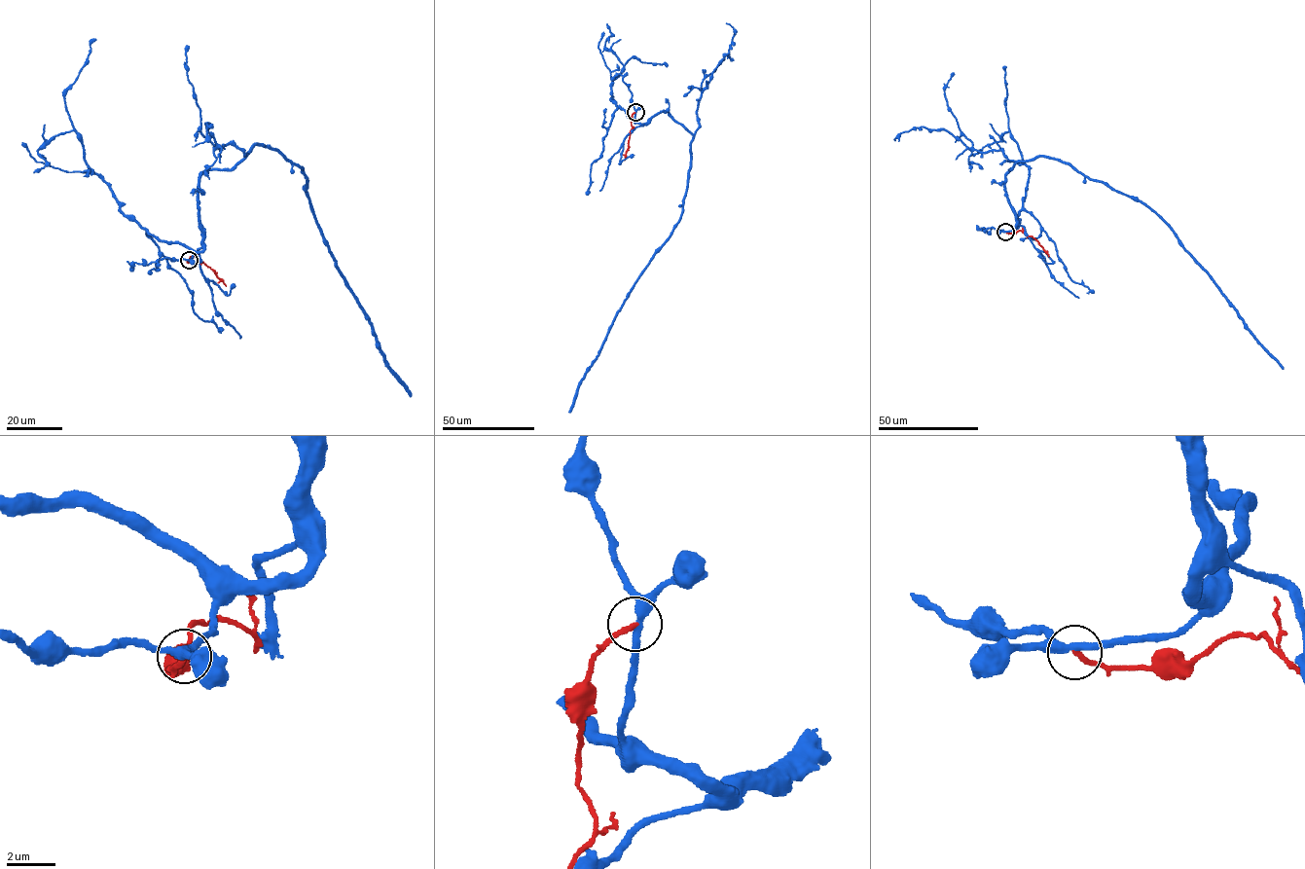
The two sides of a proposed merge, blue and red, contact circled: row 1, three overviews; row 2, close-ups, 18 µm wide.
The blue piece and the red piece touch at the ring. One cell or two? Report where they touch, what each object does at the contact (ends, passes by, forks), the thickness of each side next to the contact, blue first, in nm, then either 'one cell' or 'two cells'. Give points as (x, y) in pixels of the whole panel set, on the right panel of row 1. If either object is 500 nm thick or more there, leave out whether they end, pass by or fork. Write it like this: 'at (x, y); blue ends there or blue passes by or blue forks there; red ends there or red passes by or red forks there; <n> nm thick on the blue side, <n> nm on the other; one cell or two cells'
at (1005, 232); blue forks there; red ends there; 280 nm thick on the blue side, 200 nm on the other; two cells

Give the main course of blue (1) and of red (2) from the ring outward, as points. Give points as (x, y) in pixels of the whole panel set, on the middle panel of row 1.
1: (635, 112), (634, 121), (641, 125), (667, 111), (692, 134), (683, 210), (613, 321), (569, 412)
2: (635, 112), (632, 115), (625, 160)

